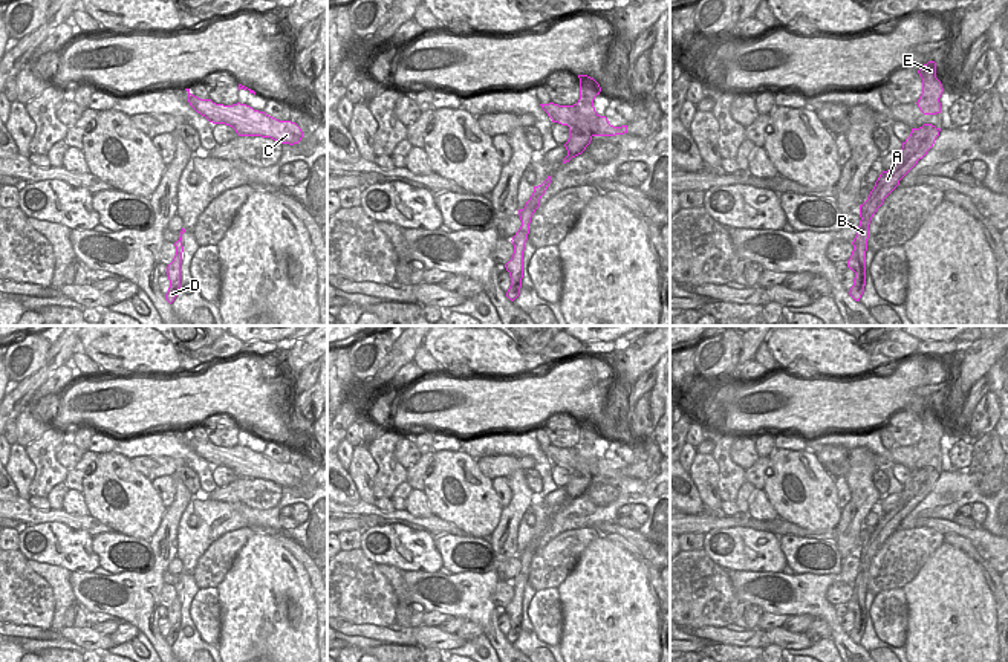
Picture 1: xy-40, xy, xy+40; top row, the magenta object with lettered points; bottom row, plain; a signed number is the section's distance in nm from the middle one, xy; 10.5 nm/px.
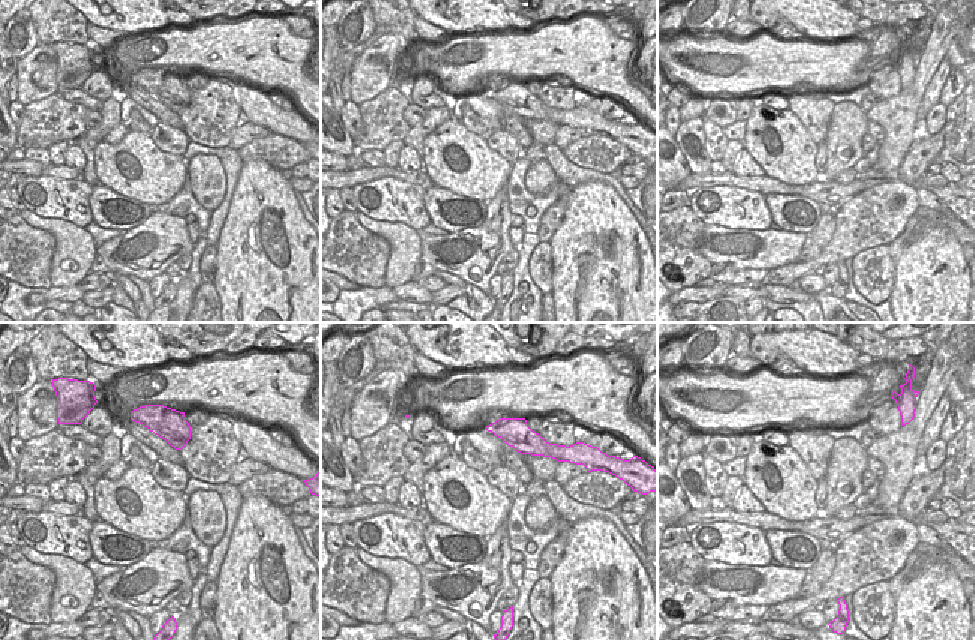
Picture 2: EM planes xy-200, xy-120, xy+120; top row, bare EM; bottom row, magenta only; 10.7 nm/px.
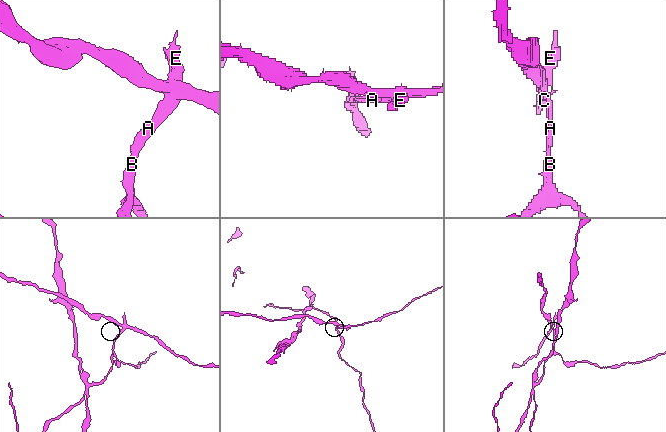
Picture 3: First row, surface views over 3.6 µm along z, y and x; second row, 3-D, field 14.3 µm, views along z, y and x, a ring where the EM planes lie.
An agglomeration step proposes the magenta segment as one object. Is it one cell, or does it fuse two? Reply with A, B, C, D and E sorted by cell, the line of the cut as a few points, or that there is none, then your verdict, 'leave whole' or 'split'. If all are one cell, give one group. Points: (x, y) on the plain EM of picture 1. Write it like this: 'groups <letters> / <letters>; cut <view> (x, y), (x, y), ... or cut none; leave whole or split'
groups A B D E / C; cut xy (574, 447), (582, 456), (595, 456); split

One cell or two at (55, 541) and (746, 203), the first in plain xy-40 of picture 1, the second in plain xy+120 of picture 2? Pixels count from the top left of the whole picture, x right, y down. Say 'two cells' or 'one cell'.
one cell

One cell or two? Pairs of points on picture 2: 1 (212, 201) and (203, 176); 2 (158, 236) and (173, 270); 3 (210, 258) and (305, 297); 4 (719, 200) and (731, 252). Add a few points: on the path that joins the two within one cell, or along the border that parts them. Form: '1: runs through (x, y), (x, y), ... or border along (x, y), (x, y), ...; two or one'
1: runs through (210, 195), (207, 182); one
2: border along (174, 261), (164, 270); two
3: border along (216, 246), (216, 273), (212, 282); two
4: border along (705, 224), (729, 228), (755, 228), (759, 231); two

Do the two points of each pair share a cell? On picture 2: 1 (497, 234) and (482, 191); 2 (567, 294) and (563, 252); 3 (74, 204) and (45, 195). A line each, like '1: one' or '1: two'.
1: two
2: one
3: one

